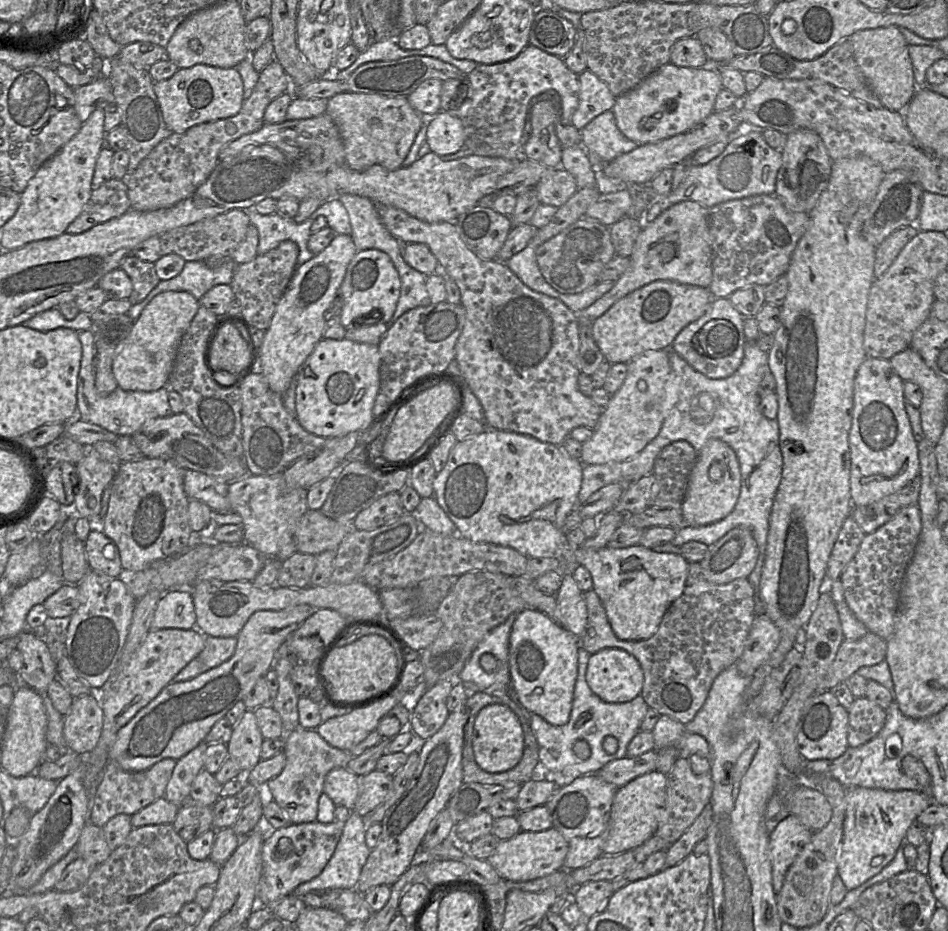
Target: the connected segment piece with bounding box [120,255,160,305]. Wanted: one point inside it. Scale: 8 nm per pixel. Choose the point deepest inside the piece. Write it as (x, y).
(143, 276)

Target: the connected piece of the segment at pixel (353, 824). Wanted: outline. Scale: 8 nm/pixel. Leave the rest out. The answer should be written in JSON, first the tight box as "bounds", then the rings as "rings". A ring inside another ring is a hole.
{"bounds":[293,812,371,897],"rings":[[[353,812],[344,823],[341,838],[323,871],[310,881],[304,882],[296,887],[293,894],[299,897],[308,892],[318,890],[356,889],[361,870],[371,851],[365,840],[367,826],[368,823],[365,818]]]}

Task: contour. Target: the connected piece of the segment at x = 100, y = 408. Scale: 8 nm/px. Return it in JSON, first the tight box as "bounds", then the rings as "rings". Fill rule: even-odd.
{"bounds":[77,330,172,436],"rings":[[[90,330],[78,332],[82,346],[82,357],[77,380],[77,416],[81,420],[98,425],[117,436],[132,436],[145,422],[168,417],[172,410],[168,402],[168,387],[156,391],[125,391],[117,387],[108,395],[98,393],[95,386],[95,344]]]}

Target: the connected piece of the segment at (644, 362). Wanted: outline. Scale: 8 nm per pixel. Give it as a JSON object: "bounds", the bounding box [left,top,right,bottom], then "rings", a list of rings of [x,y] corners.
{"bounds":[582,351,670,465],"rings":[[[647,351],[627,363],[627,375],[620,389],[611,396],[606,410],[600,414],[592,437],[582,443],[583,465],[623,462],[638,455],[659,433],[663,424],[664,387],[670,373],[669,351]]]}

